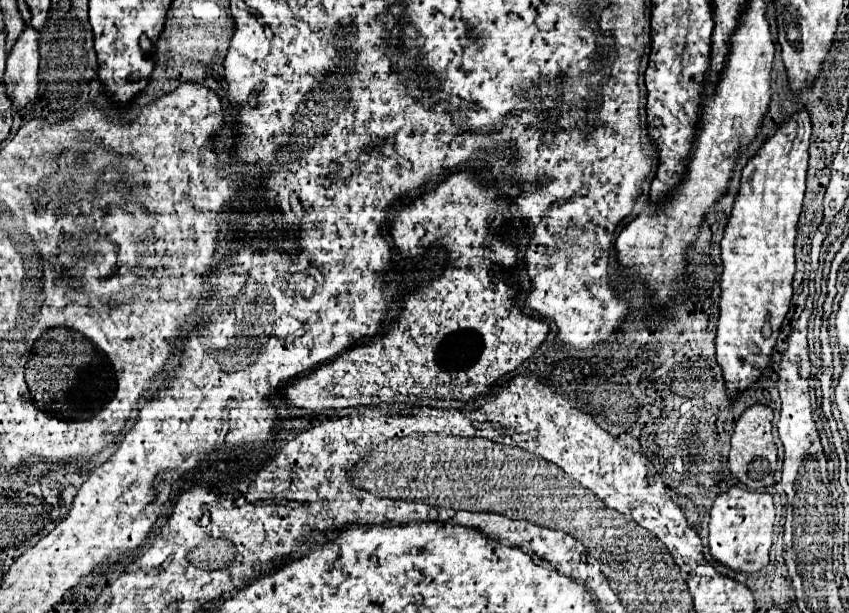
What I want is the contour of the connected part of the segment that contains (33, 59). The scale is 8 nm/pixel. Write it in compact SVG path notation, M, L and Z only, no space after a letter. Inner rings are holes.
M25 28L21 38L15 42L5 70L5 90L13 104L13 110L21 110L35 100L39 80L39 32Z

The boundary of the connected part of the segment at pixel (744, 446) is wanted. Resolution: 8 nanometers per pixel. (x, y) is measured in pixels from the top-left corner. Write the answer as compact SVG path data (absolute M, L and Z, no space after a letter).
M755 404L743 412L739 418L733 438L731 438L731 454L729 454L729 468L733 476L749 486L751 490L767 488L773 486L773 474L777 466L777 448L773 444L773 434L771 434L771 420L773 420L773 410L763 404Z

